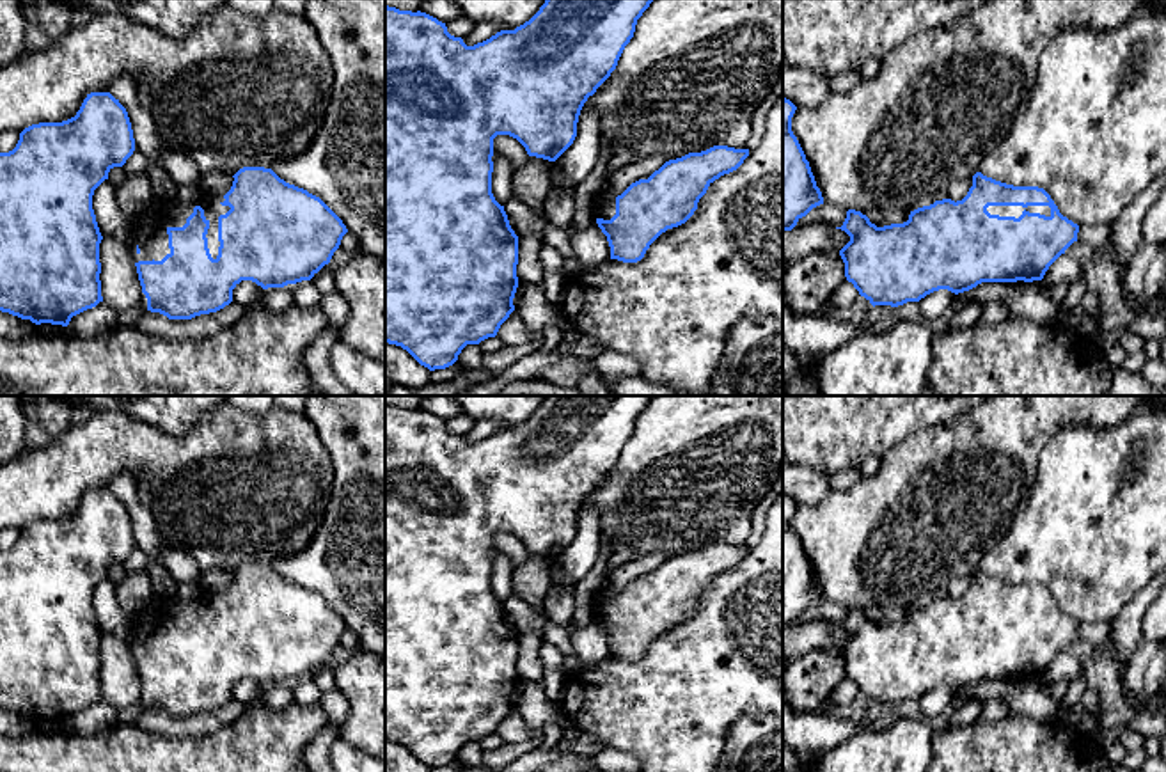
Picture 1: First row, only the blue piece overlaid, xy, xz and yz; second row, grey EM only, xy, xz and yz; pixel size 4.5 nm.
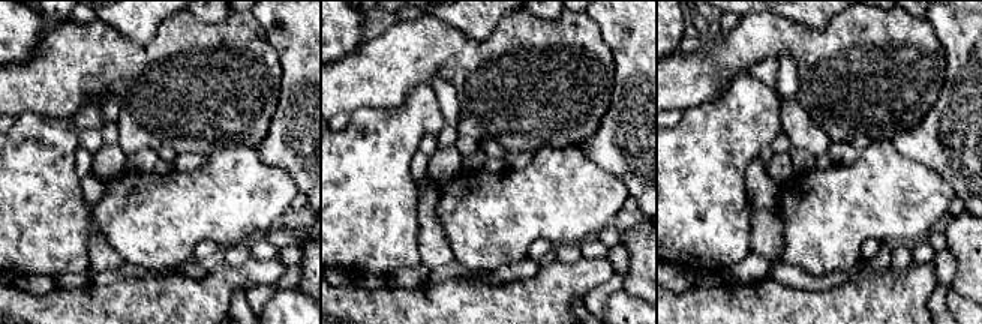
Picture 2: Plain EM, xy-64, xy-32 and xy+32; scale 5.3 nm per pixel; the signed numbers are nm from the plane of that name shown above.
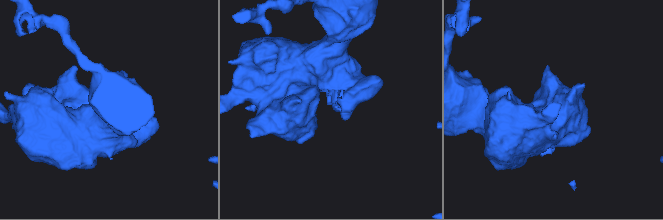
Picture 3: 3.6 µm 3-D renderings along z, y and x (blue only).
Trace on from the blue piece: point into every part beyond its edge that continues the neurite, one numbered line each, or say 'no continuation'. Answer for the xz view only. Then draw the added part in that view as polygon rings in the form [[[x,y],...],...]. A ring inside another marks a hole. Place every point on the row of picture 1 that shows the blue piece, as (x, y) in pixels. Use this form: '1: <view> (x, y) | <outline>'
1: xz (606, 208) | [[[603,199],[593,208],[593,220],[611,220],[616,215],[616,199]]]

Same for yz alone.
1: yz (1016, 212) | [[[989,206],[987,211],[990,215],[999,215],[999,217],[1015,217],[1019,218],[1022,215],[1022,211],[1029,211],[1029,213],[1040,213],[1045,217],[1051,217],[1051,208],[1049,206]]]

